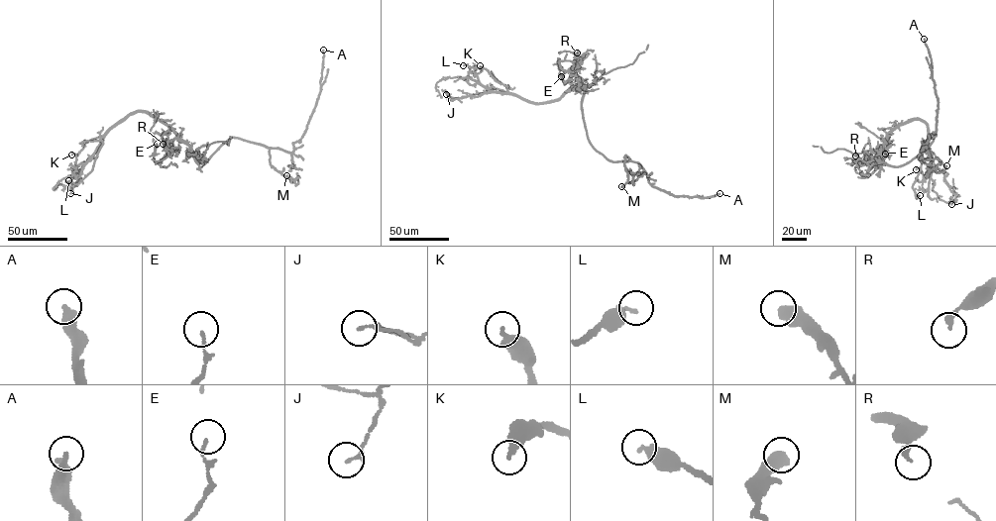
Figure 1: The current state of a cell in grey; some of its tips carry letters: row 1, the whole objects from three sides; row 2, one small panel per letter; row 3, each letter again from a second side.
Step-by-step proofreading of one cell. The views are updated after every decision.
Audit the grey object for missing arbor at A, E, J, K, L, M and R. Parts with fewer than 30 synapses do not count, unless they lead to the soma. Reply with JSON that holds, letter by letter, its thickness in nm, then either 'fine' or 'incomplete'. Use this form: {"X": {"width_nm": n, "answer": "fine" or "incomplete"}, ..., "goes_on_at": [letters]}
{"A": {"width_nm": 340, "answer": "fine"}, "E": {"width_nm": 110, "answer": "fine"}, "J": {"width_nm": 160, "answer": "fine"}, "K": {"width_nm": 360, "answer": "fine"}, "L": {"width_nm": 240, "answer": "fine"}, "M": {"width_nm": 550, "answer": "fine"}, "R": {"width_nm": 240, "answer": "fine"}, "goes_on_at": []}

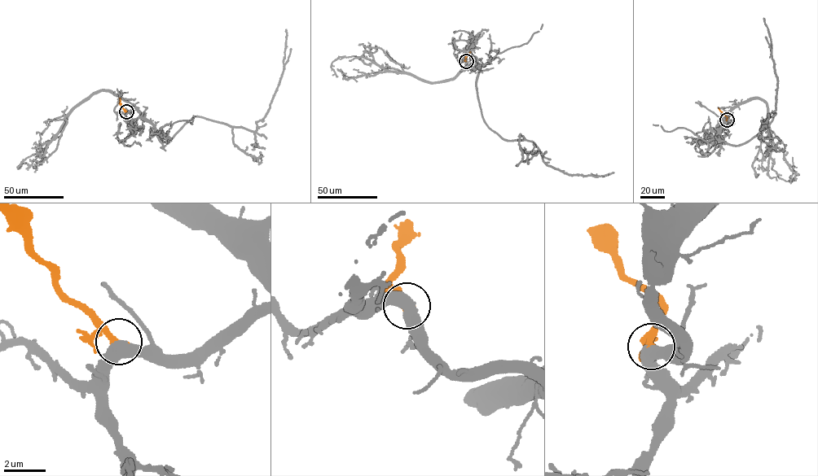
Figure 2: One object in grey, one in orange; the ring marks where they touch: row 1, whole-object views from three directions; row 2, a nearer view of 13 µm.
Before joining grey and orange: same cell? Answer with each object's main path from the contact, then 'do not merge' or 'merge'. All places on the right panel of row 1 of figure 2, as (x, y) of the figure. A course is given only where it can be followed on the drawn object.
grey via (727, 120), (721, 137), (736, 146), (764, 130), (775, 114), (760, 120), (775, 111), (778, 83), (763, 18) | orange via (727, 120), (718, 107) | merge

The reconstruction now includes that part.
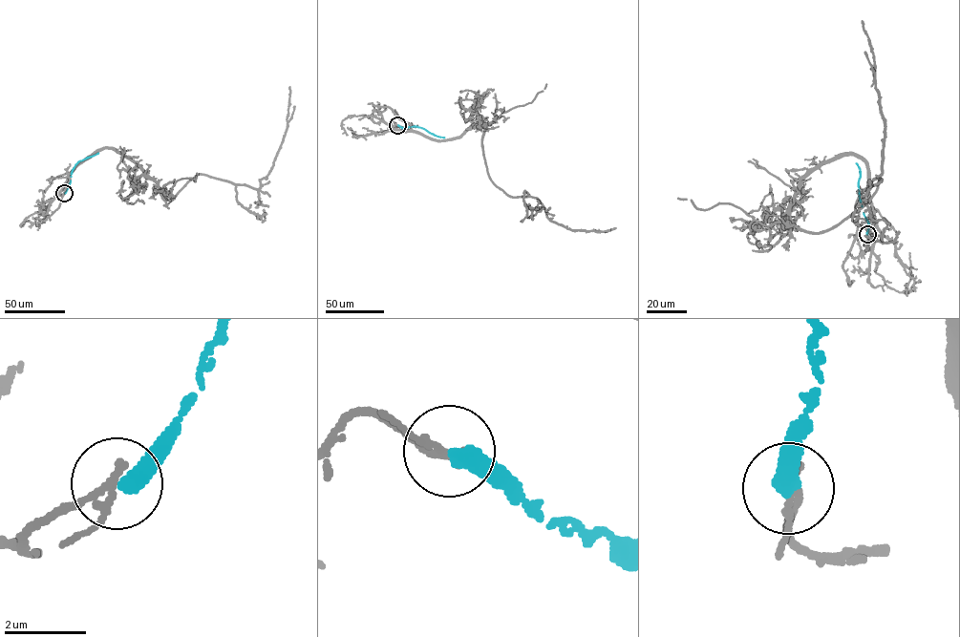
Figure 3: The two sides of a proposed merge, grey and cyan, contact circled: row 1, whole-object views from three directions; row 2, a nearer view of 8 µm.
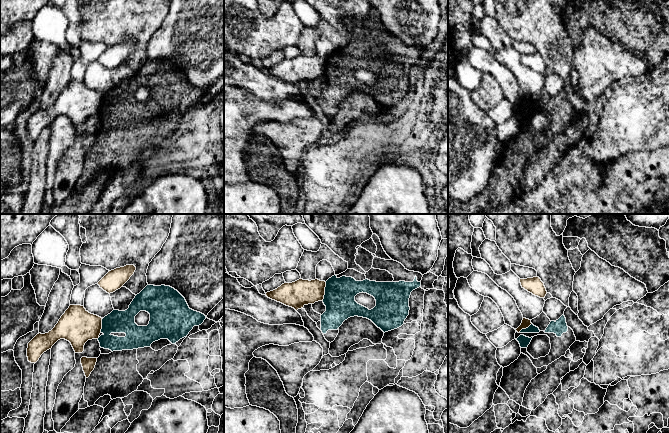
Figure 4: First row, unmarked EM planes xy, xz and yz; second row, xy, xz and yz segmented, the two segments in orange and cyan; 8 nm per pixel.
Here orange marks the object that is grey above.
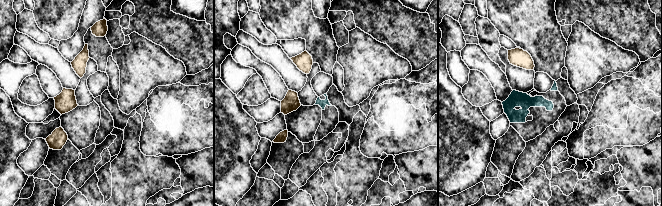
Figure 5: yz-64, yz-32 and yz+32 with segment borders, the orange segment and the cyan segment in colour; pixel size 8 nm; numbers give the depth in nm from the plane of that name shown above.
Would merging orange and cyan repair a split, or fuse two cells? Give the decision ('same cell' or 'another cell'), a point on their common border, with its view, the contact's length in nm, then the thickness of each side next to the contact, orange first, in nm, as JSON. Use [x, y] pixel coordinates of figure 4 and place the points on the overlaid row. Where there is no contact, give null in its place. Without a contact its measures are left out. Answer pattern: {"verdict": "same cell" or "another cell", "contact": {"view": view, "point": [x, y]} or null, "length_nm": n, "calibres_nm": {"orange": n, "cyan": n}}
{"verdict": "another cell", "contact": {"view": "xz", "point": [324, 291]}, "length_nm": 160, "calibres_nm": {"orange": 200, "cyan": 260}}

